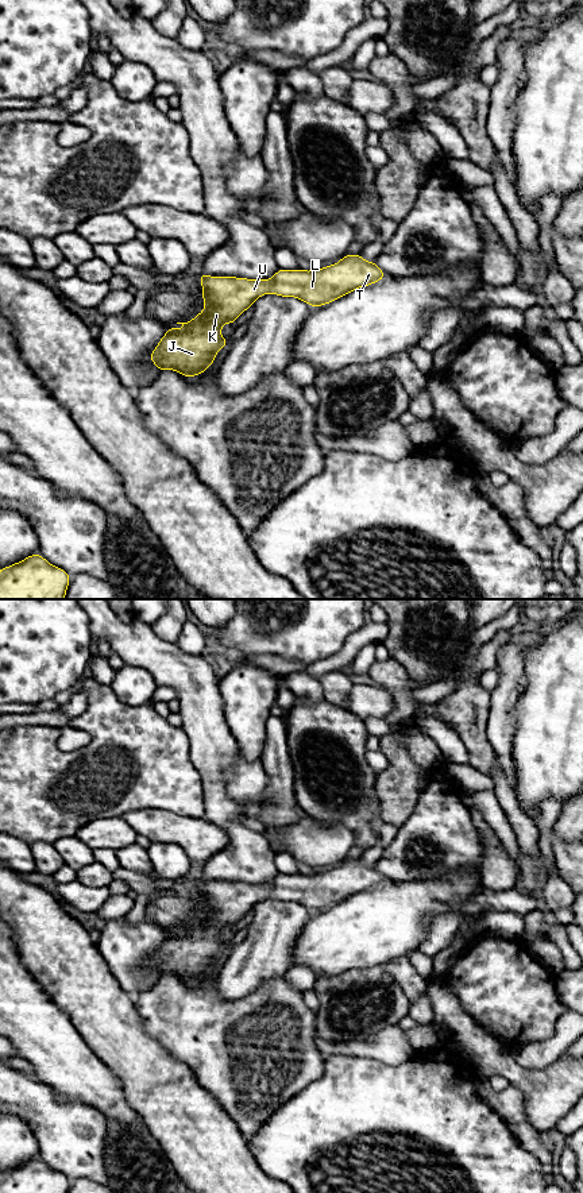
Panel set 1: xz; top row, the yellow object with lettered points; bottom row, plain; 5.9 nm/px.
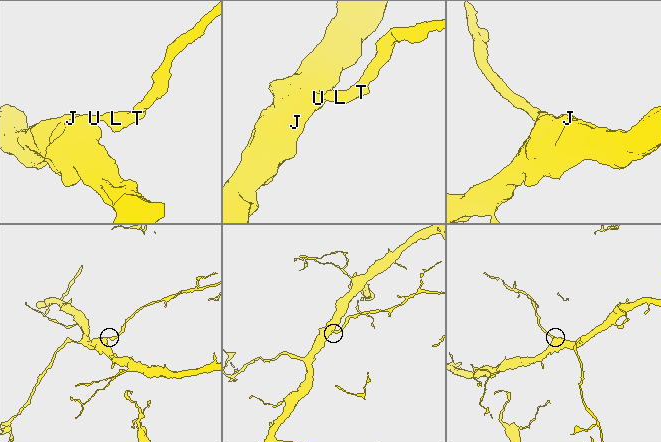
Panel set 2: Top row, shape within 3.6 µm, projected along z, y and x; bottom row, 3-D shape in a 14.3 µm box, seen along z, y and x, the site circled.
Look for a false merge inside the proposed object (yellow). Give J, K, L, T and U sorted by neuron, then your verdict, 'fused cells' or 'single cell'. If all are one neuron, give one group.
J K L T U; single cell

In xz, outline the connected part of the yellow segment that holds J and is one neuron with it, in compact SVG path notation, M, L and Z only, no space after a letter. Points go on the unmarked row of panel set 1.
M347 858L339 868L313 876L278 873L271 884L209 881L202 877L197 883L202 888L200 900L205 906L204 915L188 927L177 927L184 930L182 935L167 931L150 966L158 970L159 978L175 974L189 982L200 980L212 970L215 960L229 949L220 939L221 931L236 928L236 923L258 901L267 897L297 901L318 912L385 881L375 866L364 865L360 858Z

